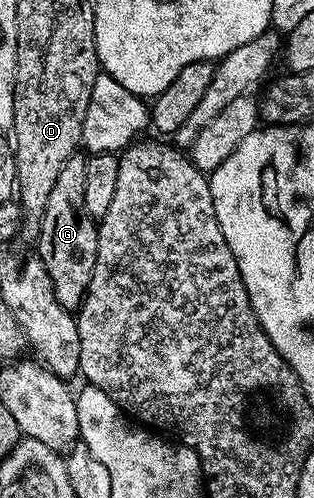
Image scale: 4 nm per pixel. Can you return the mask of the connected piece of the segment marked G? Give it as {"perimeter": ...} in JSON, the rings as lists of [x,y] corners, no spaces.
{"perimeter":[[[78,152],[68,159],[64,168],[60,168],[60,176],[56,176],[52,192],[48,192],[48,208],[44,208],[36,239],[36,254],[51,277],[56,299],[63,308],[71,312],[77,311],[81,306],[92,280],[92,268],[96,268],[98,227],[88,208],[84,208],[85,168],[86,158]]]}

